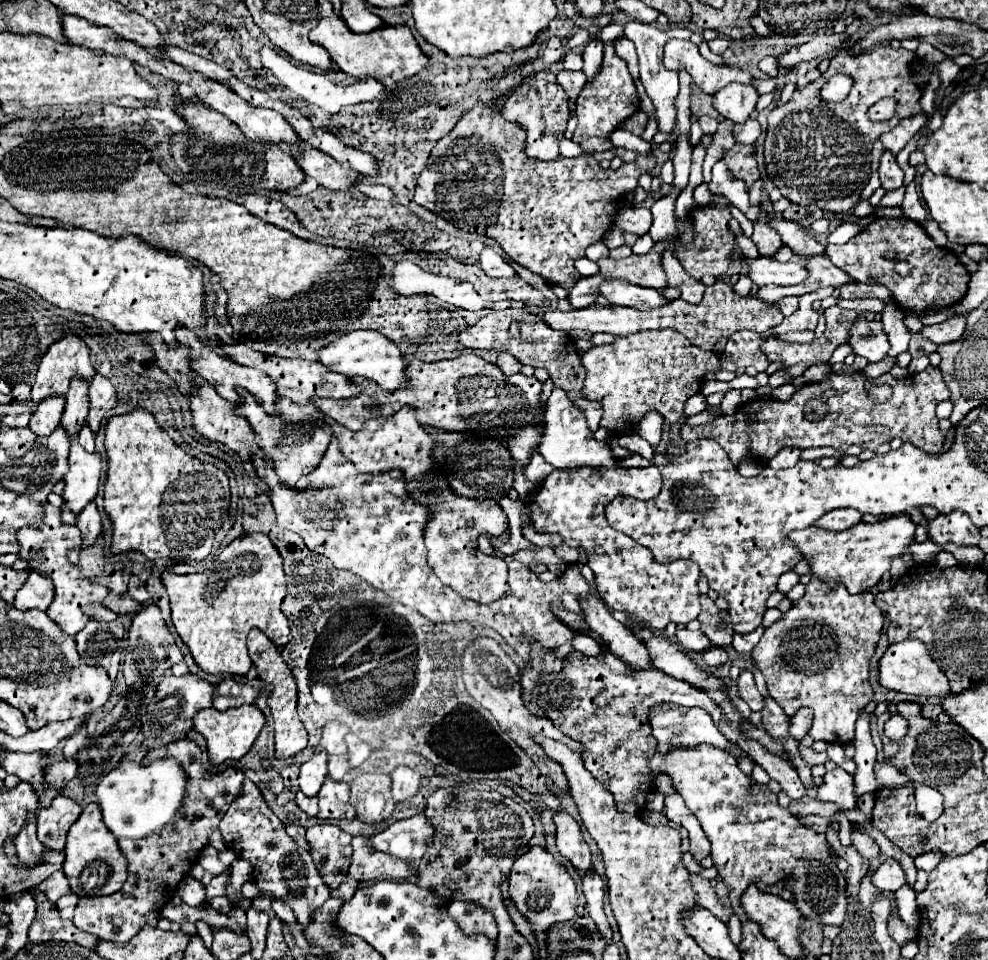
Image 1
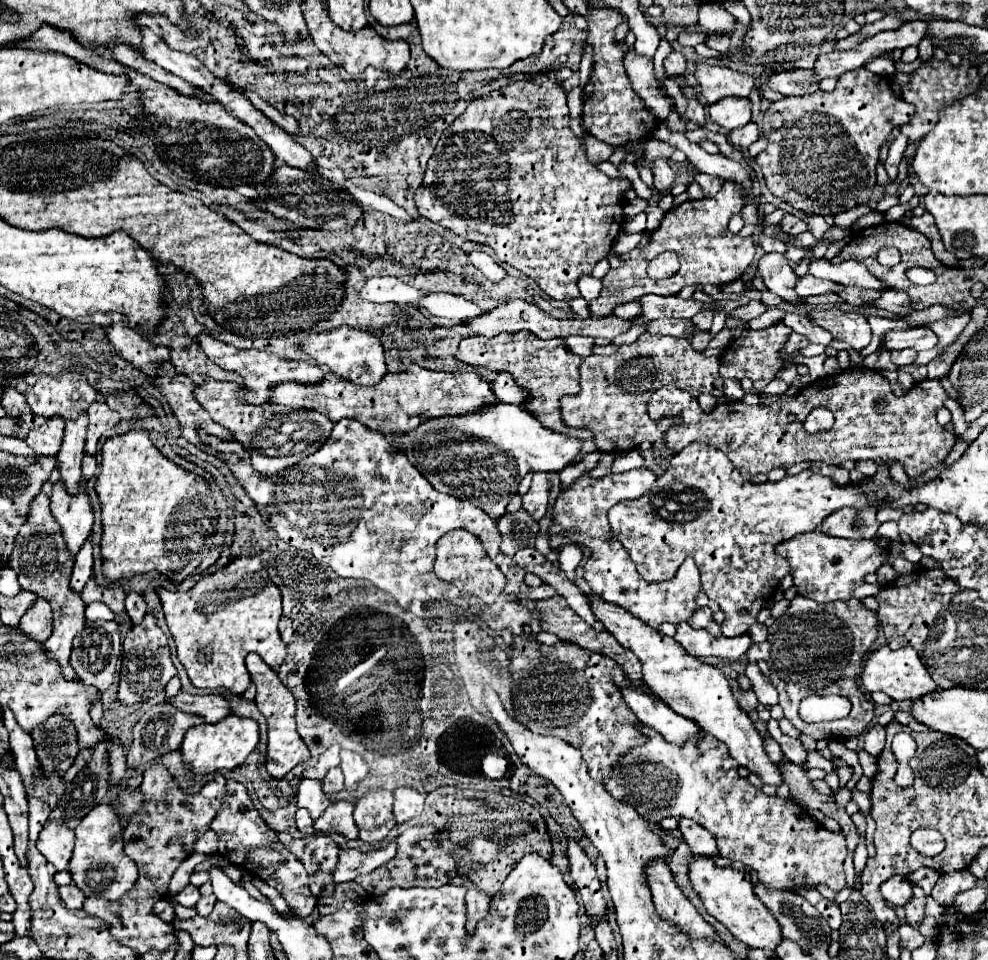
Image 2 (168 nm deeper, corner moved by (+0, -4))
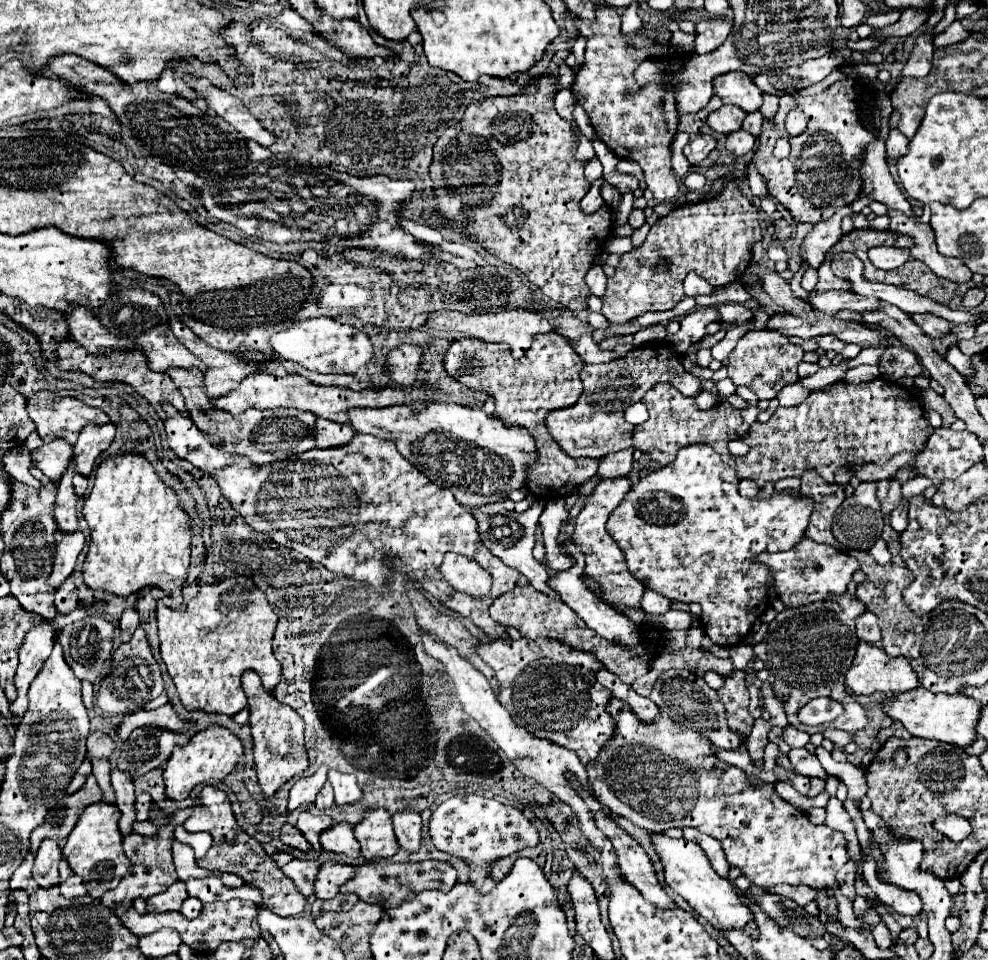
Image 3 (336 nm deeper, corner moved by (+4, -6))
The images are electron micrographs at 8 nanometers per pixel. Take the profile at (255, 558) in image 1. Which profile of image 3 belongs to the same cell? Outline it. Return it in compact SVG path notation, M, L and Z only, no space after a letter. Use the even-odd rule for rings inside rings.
M228 576L216 584L202 584L196 598L188 602L184 610L172 610L162 600L156 608L158 618L158 638L160 654L166 668L178 688L180 700L188 710L206 710L234 716L246 706L246 696L240 686L240 676L244 670L254 670L262 678L266 690L272 690L282 676L282 666L272 654L272 636L278 622L274 606L266 600L266 594L254 584L250 576Z

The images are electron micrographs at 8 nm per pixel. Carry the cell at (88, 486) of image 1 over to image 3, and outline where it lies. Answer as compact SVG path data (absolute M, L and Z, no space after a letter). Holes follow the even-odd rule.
M56 530L54 538L56 538L56 560L54 560L52 576L48 578L48 582L52 584L52 588L58 588L66 580L66 576L72 574L76 558L82 552L86 540L84 540L82 530L78 532Z

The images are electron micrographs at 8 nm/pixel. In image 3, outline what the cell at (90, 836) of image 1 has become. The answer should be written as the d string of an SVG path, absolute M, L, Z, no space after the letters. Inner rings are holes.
M104 800L98 804L90 804L82 812L78 824L64 842L64 858L68 860L72 872L84 880L84 884L90 890L88 894L92 898L100 898L104 892L116 888L122 876L132 866L132 862L122 850L122 834L118 828L118 820L120 820L120 810L114 804L108 804Z

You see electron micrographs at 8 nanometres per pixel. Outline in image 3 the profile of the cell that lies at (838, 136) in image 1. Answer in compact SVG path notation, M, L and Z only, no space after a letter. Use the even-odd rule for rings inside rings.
M844 78L816 96L794 98L792 94L784 94L780 96L780 106L772 122L764 118L760 146L754 152L752 164L766 180L768 194L774 196L796 222L816 224L820 220L828 220L834 214L830 212L832 208L852 204L858 198L862 184L860 164L864 158L864 148L876 138L876 134L864 128L860 122L858 86L862 86L858 80ZM790 110L802 110L808 120L808 128L800 136L790 136L784 128L784 120ZM778 136L784 136L792 146L788 158L774 158L772 154L772 142Z

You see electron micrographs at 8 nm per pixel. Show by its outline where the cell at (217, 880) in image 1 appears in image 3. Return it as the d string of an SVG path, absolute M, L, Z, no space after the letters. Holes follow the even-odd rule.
M188 898L188 900L182 904L180 912L182 912L186 918L196 918L196 916L200 916L202 906L204 906L204 904L202 904L200 900L196 900L196 898Z

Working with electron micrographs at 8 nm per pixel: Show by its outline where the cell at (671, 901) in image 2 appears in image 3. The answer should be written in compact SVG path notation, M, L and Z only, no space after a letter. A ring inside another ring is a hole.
M598 806L594 810L594 818L596 818L598 828L604 830L604 834L610 838L616 850L622 876L632 886L636 886L642 892L642 896L648 902L652 902L656 908L678 908L674 900L664 892L662 884L656 880L654 866L648 854L644 852L644 848L632 836L628 836L622 828L618 828L618 824L614 824L604 812L600 812Z

